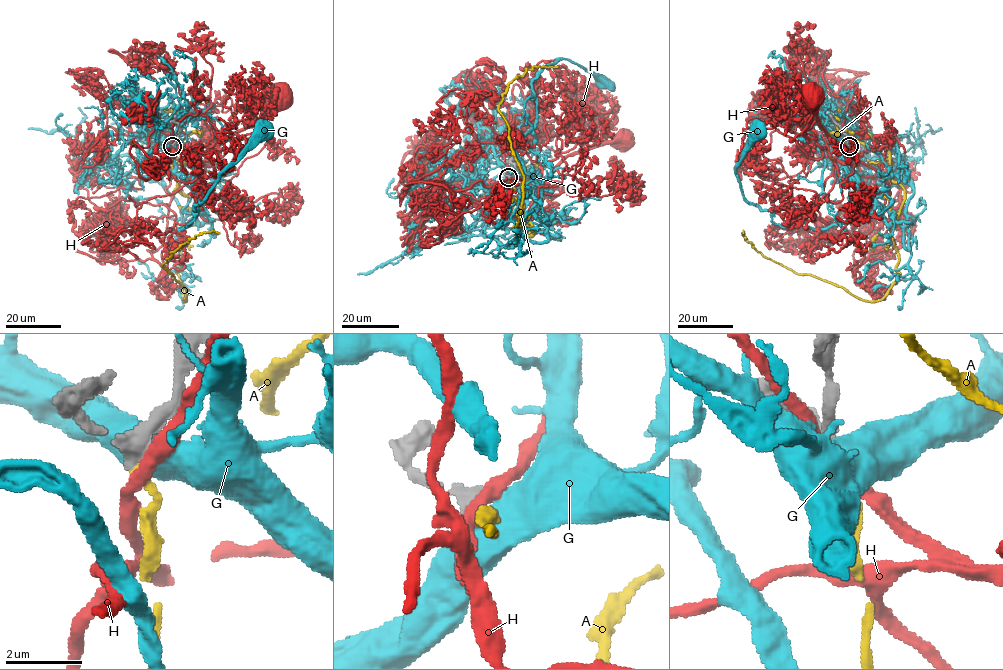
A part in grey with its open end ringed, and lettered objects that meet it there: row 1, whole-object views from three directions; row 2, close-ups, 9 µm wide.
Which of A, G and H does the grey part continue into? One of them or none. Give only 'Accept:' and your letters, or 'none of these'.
Accept: A

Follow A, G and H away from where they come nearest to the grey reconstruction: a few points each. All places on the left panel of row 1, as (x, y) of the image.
A: (172, 145), (174, 191), (194, 214), (176, 271), (185, 301), (163, 264), (196, 235), (219, 233)
G: (173, 145), (178, 144), (180, 124), (173, 144), (187, 156), (193, 171), (195, 216), (195, 206), (261, 129)
H: (173, 145), (172, 151), (176, 153), (204, 155), (229, 135), (257, 122), (281, 95)

